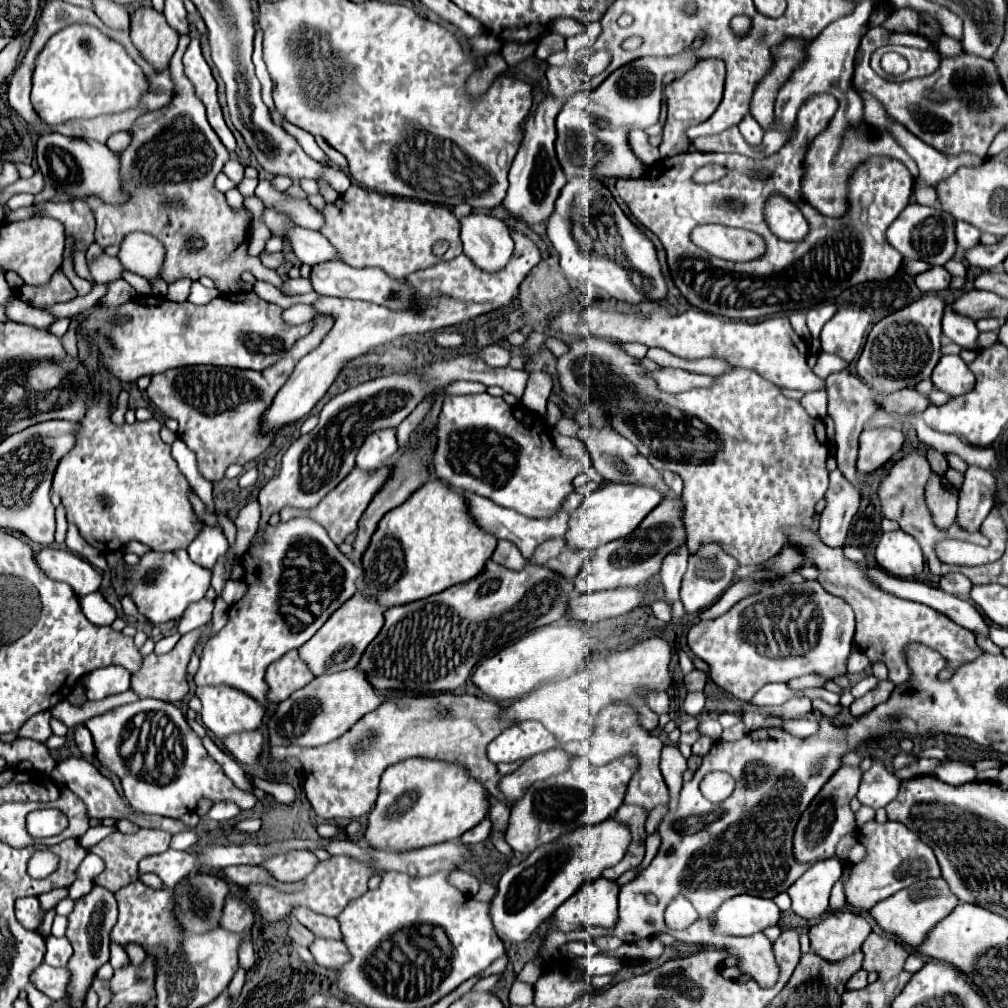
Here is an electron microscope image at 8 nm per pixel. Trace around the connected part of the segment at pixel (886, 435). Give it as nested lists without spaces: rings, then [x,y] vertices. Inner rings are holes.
[[[875,428],[865,430],[859,436],[859,454],[857,454],[857,470],[863,474],[875,472],[881,468],[893,454],[897,454],[903,446],[903,432],[897,428]]]

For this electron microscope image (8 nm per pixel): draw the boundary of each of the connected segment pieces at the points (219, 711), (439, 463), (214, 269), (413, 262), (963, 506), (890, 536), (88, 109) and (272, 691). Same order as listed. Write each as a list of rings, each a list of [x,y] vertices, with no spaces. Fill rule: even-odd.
[[[197,686],[197,696],[203,704],[203,708],[201,708],[203,724],[219,740],[223,740],[225,736],[235,734],[235,732],[257,730],[265,716],[265,706],[259,706],[255,702],[255,698],[251,698],[249,694],[243,694],[243,690],[235,690],[233,686]]]
[[[463,394],[447,396],[443,400],[443,410],[437,422],[437,450],[433,454],[435,472],[445,480],[453,490],[475,492],[503,508],[515,510],[527,518],[549,518],[553,516],[565,496],[573,492],[573,478],[581,474],[581,462],[559,454],[551,440],[549,424],[537,412],[517,404],[509,406],[503,398],[491,394]]]
[[[189,36],[179,38],[179,46],[171,58],[171,78],[175,78],[175,86],[179,86],[175,102],[143,114],[133,126],[133,142],[119,154],[123,186],[131,192],[131,200],[121,206],[107,206],[93,196],[85,200],[97,218],[95,242],[99,246],[119,244],[129,232],[155,234],[167,250],[161,272],[165,282],[171,284],[179,278],[197,280],[199,276],[207,276],[221,294],[235,294],[241,272],[249,270],[257,280],[267,280],[263,274],[267,268],[261,260],[247,256],[249,212],[243,208],[237,214],[227,204],[225,194],[215,190],[215,176],[229,160],[229,152],[209,126],[205,106],[195,98],[195,90],[183,74],[181,56],[189,40]]]
[[[351,184],[345,194],[341,194],[335,202],[325,202],[319,212],[325,218],[321,234],[335,246],[335,250],[339,250],[339,260],[355,268],[373,266],[391,274],[391,278],[405,278],[411,272],[441,262],[441,258],[431,252],[431,246],[437,240],[449,242],[449,250],[443,254],[443,260],[451,260],[463,252],[459,220],[449,206],[395,198],[391,194],[381,194],[359,184]]]
[[[969,466],[965,472],[965,482],[959,490],[957,522],[963,530],[979,530],[981,522],[993,508],[995,478],[989,470]]]
[[[903,530],[883,532],[875,550],[875,558],[887,574],[897,578],[917,578],[925,568],[919,544]]]
[[[73,24],[57,32],[39,54],[31,102],[45,122],[61,124],[73,118],[95,118],[135,108],[145,88],[147,80],[141,68],[127,56],[121,44],[93,26]]]
[[[291,650],[287,656],[279,658],[267,668],[267,684],[269,684],[269,694],[267,700],[271,704],[279,704],[287,700],[295,690],[307,686],[315,676],[307,668],[307,664],[299,658],[295,650]]]

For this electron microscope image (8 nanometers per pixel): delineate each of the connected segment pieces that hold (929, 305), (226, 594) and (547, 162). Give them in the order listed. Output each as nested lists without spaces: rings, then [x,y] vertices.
[[[925,294],[917,302],[885,316],[877,322],[867,338],[867,344],[857,360],[857,374],[875,390],[875,394],[891,394],[931,376],[941,354],[941,318],[945,300],[937,294]]]
[[[227,580],[219,596],[221,596],[221,600],[223,600],[225,604],[231,606],[231,604],[235,604],[237,600],[241,600],[241,598],[245,596],[245,592],[247,592],[247,586],[245,586],[241,580]]]
[[[547,94],[539,102],[535,114],[531,114],[525,122],[525,136],[509,170],[509,190],[507,198],[503,200],[503,206],[507,208],[509,214],[515,214],[517,218],[525,220],[529,226],[537,222],[547,222],[547,218],[553,214],[555,200],[561,188],[567,184],[565,174],[555,156],[555,138],[557,138],[555,118],[559,110],[561,110],[561,100],[551,94]]]

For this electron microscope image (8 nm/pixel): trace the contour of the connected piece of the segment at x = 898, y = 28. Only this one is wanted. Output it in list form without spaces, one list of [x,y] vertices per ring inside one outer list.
[[[895,8],[885,18],[885,22],[881,26],[885,30],[891,30],[891,32],[911,32],[911,34],[915,34],[917,26],[919,26],[919,16],[911,8]]]

